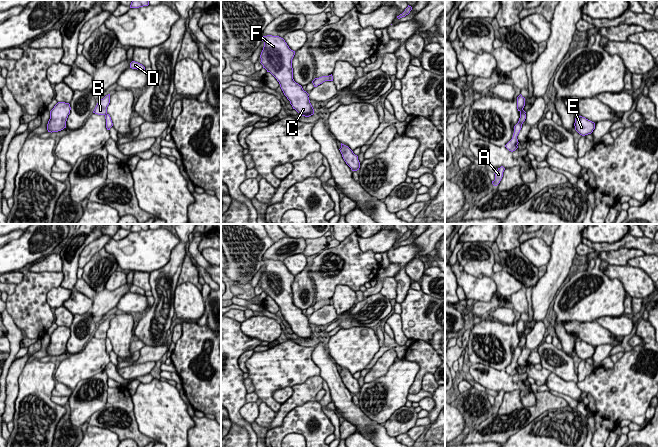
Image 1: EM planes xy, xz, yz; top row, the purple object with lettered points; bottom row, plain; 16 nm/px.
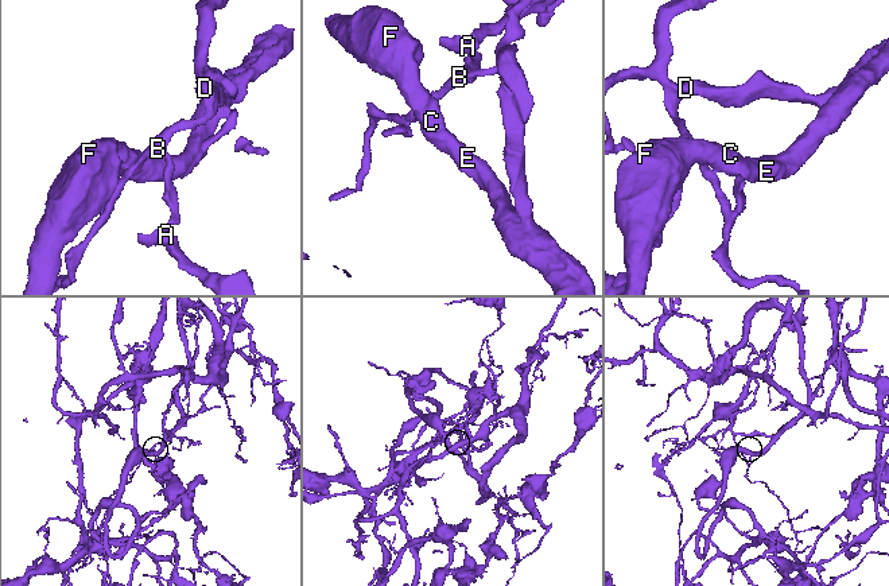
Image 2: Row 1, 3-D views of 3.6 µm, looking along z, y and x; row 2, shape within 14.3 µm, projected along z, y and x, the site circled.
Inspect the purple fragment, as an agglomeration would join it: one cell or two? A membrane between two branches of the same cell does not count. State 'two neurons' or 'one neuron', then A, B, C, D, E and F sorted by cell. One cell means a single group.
two neurons; A / B C D E F

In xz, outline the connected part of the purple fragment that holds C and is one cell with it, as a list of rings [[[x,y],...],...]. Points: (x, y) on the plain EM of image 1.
[[[263,260],[264,271],[261,276],[261,288],[279,306],[280,311],[299,339],[309,341],[314,333],[309,318],[293,303],[292,283],[295,275],[291,274],[285,264],[279,260]]]

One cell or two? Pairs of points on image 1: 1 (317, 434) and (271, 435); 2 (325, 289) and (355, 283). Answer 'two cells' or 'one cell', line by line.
1: one cell
2: one cell

